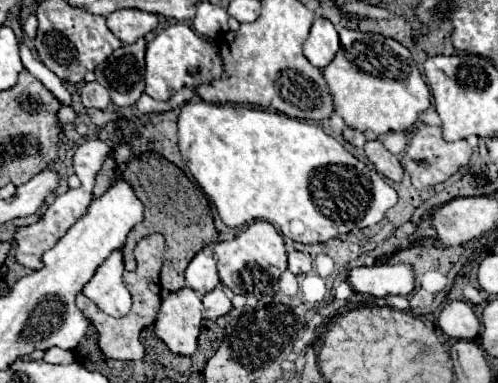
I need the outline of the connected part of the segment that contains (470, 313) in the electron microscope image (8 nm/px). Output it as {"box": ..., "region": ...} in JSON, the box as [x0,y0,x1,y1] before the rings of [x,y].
{"box":[437,302,481,340],"region":[[[449,302],[437,320],[439,328],[451,338],[473,340],[479,334],[481,322],[469,302]]]}

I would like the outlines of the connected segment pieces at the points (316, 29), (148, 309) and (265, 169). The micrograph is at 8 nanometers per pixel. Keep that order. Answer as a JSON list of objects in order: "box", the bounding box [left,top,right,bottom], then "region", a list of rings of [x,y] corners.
[{"box":[303,16,341,68],"region":[[[317,16],[311,26],[311,34],[303,44],[303,54],[307,60],[317,68],[325,68],[335,58],[339,48],[341,44],[335,26],[327,18]]]},{"box":[77,234,165,360],"region":[[[151,234],[147,238],[143,238],[137,248],[135,248],[135,260],[137,260],[137,270],[126,271],[123,273],[123,280],[127,290],[133,296],[133,306],[131,312],[123,318],[111,318],[107,316],[103,310],[99,310],[99,306],[95,306],[95,302],[87,300],[83,294],[77,294],[77,306],[79,310],[91,320],[91,324],[97,328],[99,332],[99,346],[103,350],[103,354],[107,358],[115,358],[115,360],[143,360],[145,356],[145,348],[139,342],[139,334],[145,326],[153,324],[155,314],[161,306],[161,298],[159,298],[159,270],[165,258],[165,240],[161,234]]]},{"box":[179,102,397,244],"region":[[[187,102],[179,120],[179,152],[189,172],[215,204],[225,226],[237,228],[253,220],[271,222],[285,238],[301,244],[321,244],[341,234],[369,228],[383,220],[385,212],[397,204],[397,192],[369,164],[357,160],[319,124],[289,118],[271,110],[245,104]]]}]

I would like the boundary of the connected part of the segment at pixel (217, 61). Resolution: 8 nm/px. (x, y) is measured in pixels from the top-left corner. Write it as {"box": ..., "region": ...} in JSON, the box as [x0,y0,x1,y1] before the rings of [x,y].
{"box":[145,24,221,100],"region":[[[173,24],[147,42],[145,52],[145,92],[155,100],[169,100],[183,86],[195,88],[203,82],[213,82],[221,76],[221,56],[215,42],[199,38],[189,26]]]}

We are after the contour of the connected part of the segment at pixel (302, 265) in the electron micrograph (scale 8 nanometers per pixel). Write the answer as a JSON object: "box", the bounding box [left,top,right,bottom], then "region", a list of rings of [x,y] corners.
{"box":[288,250,311,274],"region":[[[291,250],[288,254],[288,269],[293,272],[293,274],[307,274],[311,272],[311,264],[307,260],[307,256],[299,250]]]}

